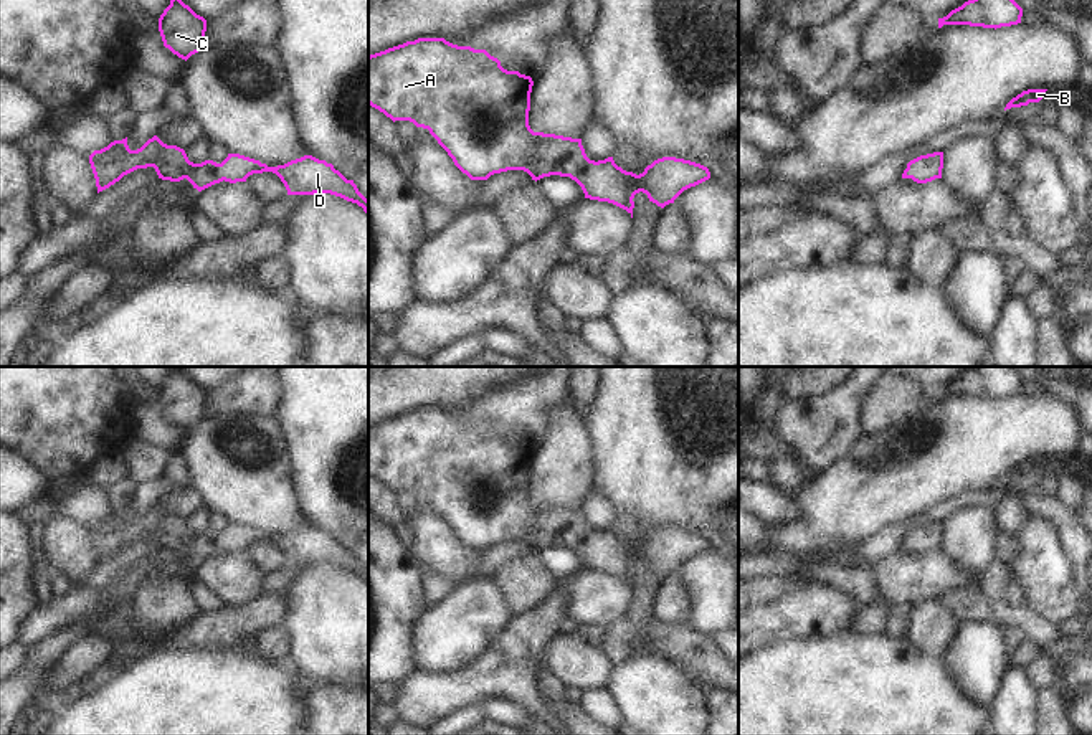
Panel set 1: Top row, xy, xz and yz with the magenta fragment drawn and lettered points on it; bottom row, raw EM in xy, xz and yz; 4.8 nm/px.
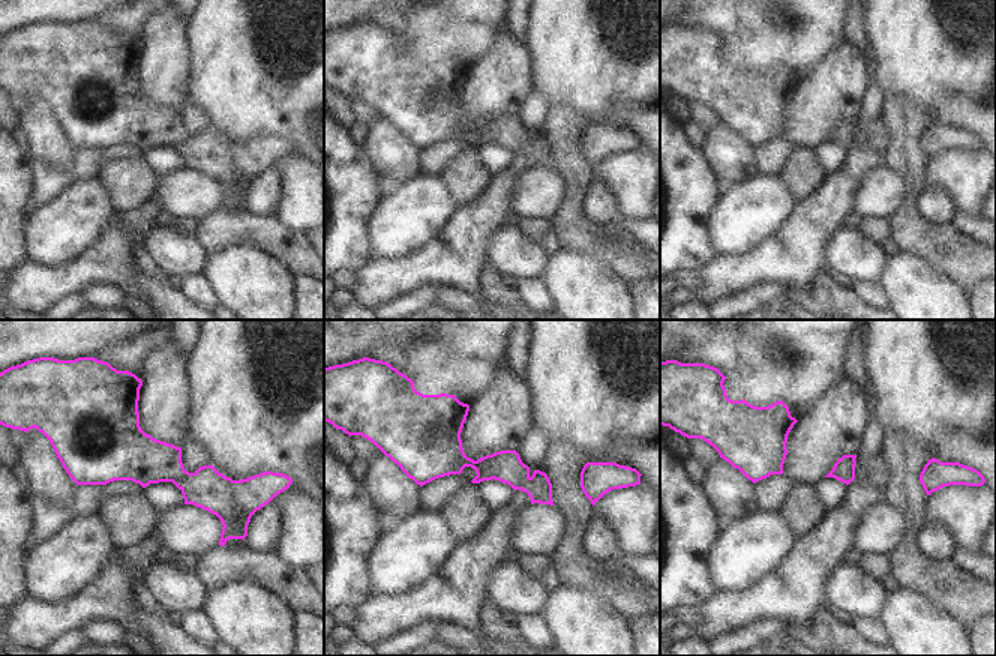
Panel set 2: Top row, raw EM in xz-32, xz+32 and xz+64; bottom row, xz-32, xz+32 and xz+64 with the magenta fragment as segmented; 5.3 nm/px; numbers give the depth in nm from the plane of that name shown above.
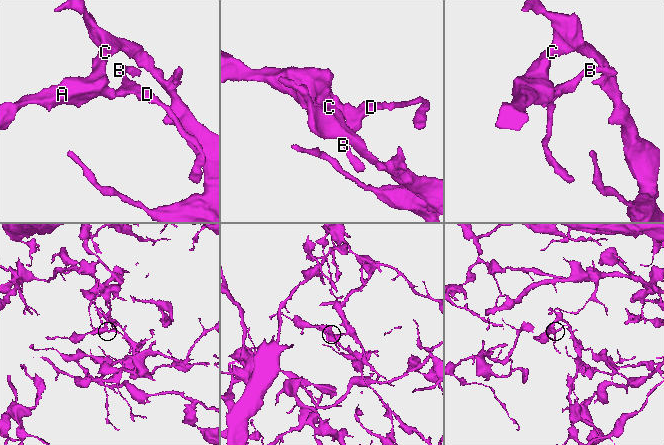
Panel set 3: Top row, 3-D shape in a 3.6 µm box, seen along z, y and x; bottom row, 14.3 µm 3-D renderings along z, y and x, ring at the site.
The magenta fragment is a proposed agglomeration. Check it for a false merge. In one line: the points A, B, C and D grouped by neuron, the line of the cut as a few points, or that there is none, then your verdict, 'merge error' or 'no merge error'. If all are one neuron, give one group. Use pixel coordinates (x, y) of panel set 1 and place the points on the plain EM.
groups A B C D; cut none; no merge error

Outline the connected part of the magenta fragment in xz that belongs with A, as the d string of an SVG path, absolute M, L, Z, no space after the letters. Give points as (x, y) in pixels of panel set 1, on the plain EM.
M418 408L368 426L368 474L393 492L410 491L416 497L428 499L454 535L471 550L487 550L491 545L507 540L524 540L535 552L550 545L570 547L582 557L585 568L613 573L633 588L636 563L646 563L649 571L664 578L674 573L684 560L710 548L707 537L676 527L658 529L636 545L618 537L613 527L590 530L582 509L534 502L529 496L532 456L530 446L504 439L501 431L486 420L458 416L444 408Z

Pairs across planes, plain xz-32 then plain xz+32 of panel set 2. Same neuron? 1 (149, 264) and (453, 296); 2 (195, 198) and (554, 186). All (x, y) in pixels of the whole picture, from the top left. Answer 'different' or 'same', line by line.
1: same
2: same

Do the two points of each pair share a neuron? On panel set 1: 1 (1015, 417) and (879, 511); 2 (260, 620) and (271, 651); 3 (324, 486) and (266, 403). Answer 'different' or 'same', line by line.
1: same
2: different
3: different

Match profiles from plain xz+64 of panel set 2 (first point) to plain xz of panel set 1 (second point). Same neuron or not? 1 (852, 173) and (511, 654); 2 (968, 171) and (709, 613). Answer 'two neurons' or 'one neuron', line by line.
1: one neuron
2: one neuron

